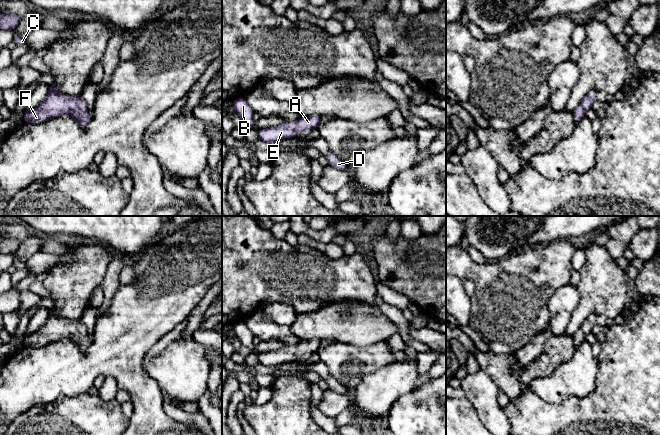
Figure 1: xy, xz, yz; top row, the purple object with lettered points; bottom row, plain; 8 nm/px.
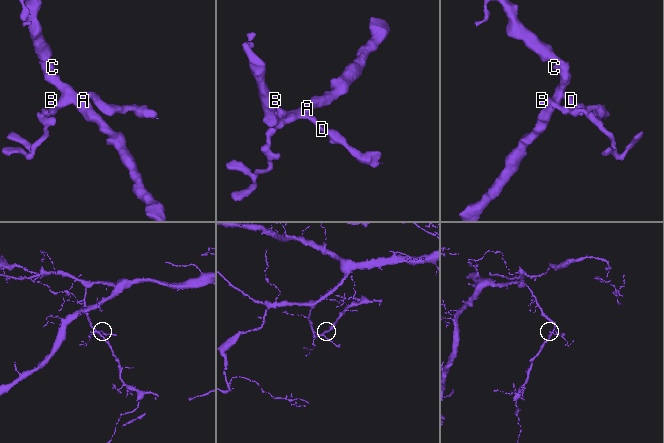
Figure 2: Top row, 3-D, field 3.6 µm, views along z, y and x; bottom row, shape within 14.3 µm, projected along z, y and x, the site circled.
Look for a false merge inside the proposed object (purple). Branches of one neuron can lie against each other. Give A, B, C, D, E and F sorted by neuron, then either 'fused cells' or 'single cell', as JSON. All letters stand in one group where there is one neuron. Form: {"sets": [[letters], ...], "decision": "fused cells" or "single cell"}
{"sets": [["A", "B", "C", "D", "E", "F"]], "decision": "single cell"}

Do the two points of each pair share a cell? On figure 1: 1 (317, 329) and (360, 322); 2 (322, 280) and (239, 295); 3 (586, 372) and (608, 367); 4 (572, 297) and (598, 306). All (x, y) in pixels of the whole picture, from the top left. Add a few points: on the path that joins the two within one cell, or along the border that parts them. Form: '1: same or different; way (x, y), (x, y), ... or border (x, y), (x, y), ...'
1: same; way (328, 323), (349, 322)
2: same; way (301, 280), (260, 280)
3: different; border (598, 359), (596, 387), (592, 392)
4: different; border (577, 287), (579, 302), (570, 321)

